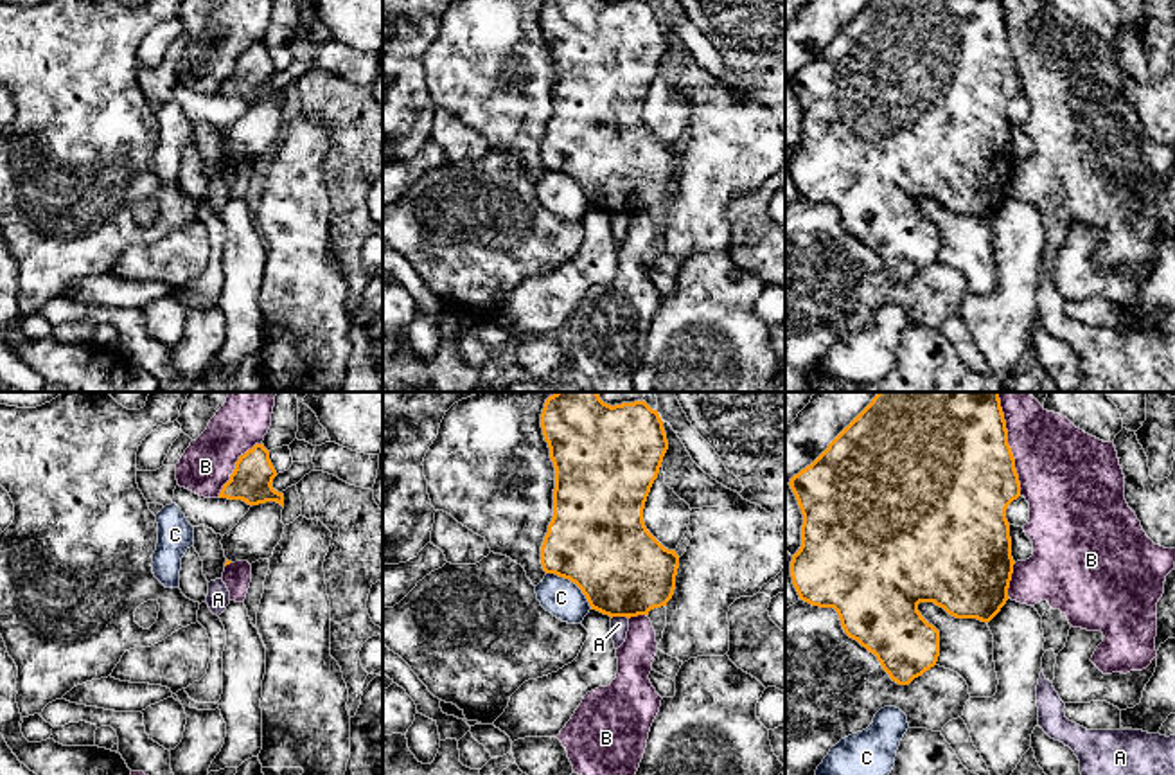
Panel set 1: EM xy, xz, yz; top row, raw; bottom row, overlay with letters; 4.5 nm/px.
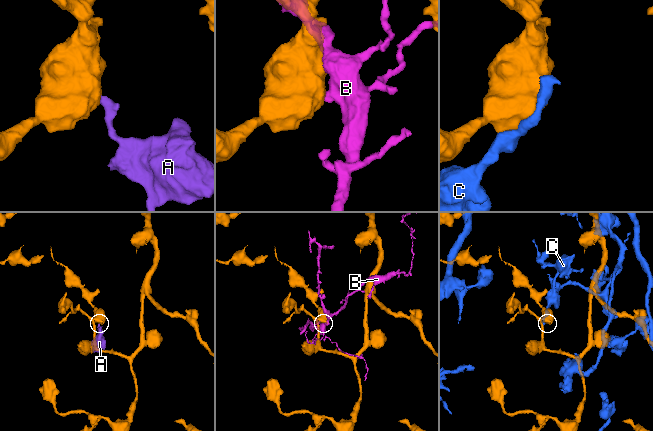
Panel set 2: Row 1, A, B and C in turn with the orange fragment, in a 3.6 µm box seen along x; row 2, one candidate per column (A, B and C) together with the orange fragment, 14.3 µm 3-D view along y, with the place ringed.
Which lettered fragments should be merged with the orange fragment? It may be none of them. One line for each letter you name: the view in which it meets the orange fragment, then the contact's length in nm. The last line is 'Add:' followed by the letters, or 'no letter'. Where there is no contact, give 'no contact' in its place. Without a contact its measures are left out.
Add: no letter

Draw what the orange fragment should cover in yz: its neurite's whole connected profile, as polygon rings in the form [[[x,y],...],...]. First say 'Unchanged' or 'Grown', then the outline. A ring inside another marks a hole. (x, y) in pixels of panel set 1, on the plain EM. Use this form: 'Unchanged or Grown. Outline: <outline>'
Unchanged. Outline: [[[870,0],[810,63],[791,76],[789,83],[803,111],[801,144],[791,158],[791,174],[800,196],[812,203],[834,205],[844,230],[873,250],[898,282],[909,282],[934,264],[940,254],[940,228],[922,214],[920,200],[934,200],[956,216],[990,219],[1010,196],[1015,158],[1006,106],[1020,94],[1020,79],[1001,0]]]

